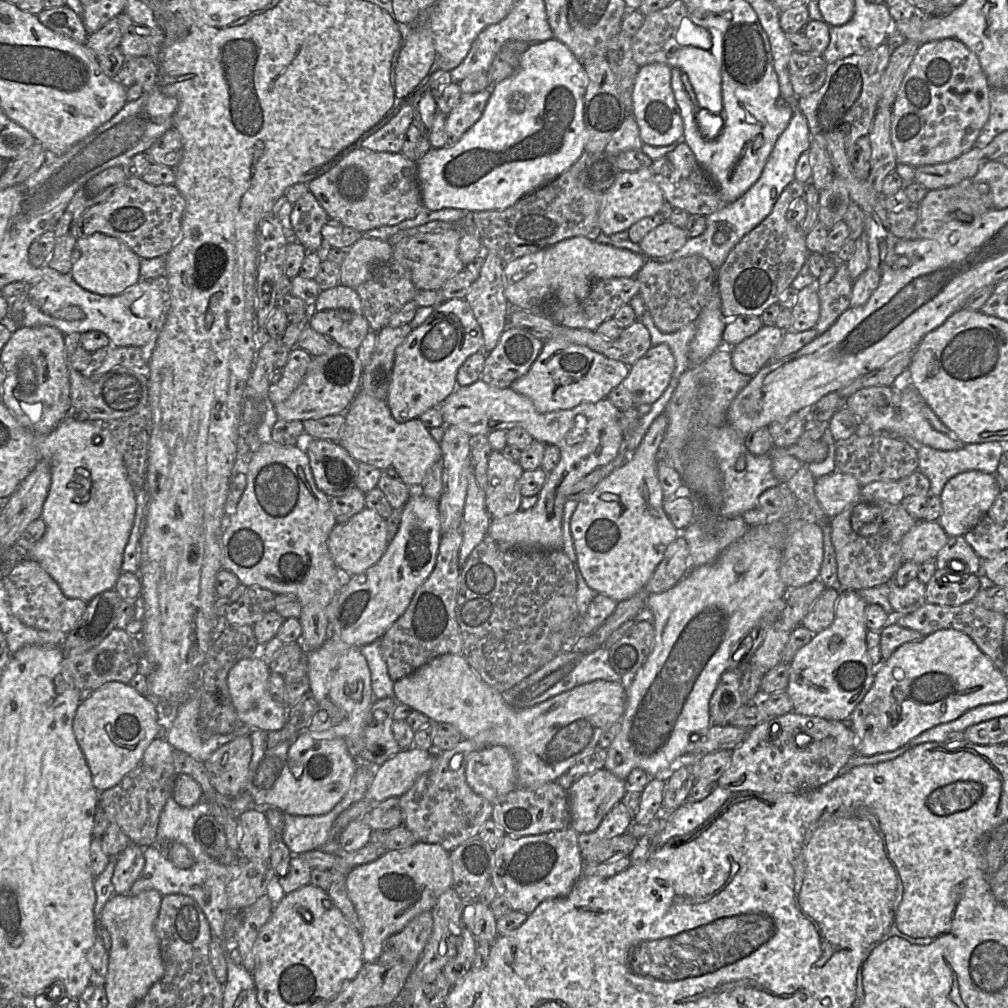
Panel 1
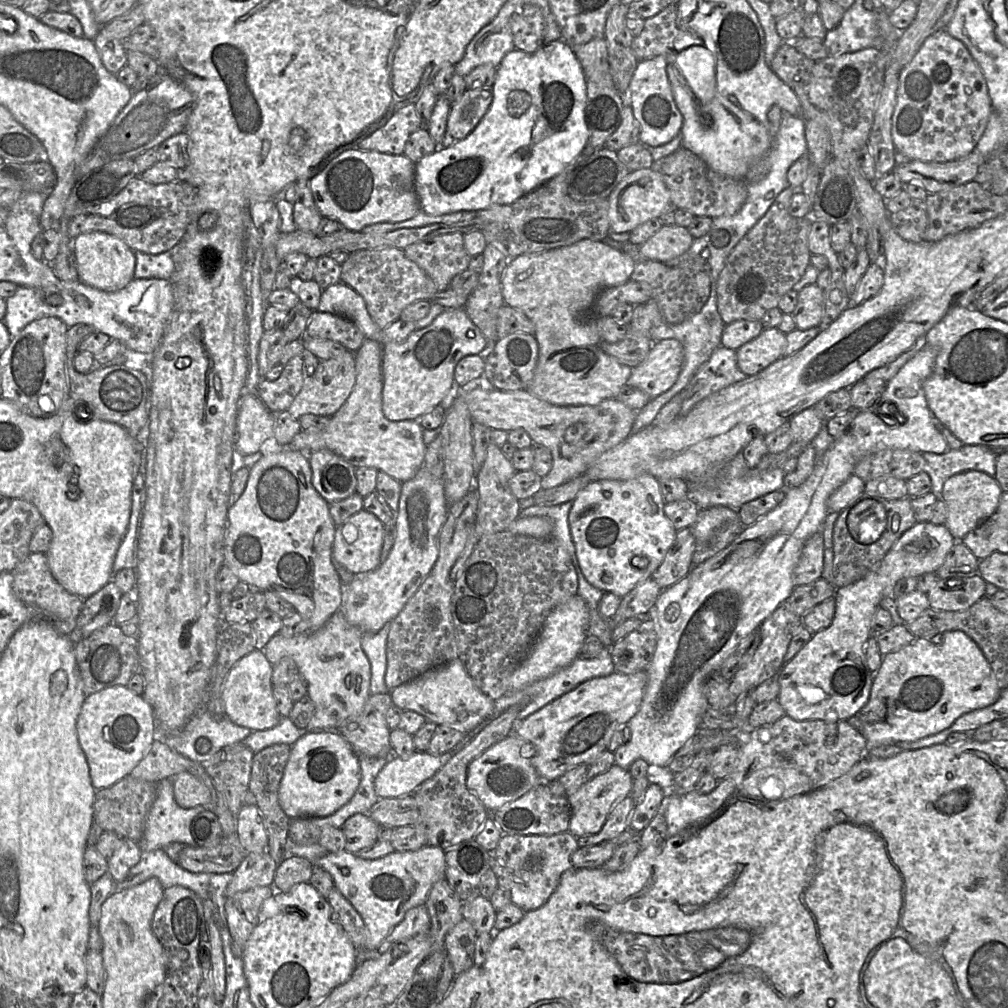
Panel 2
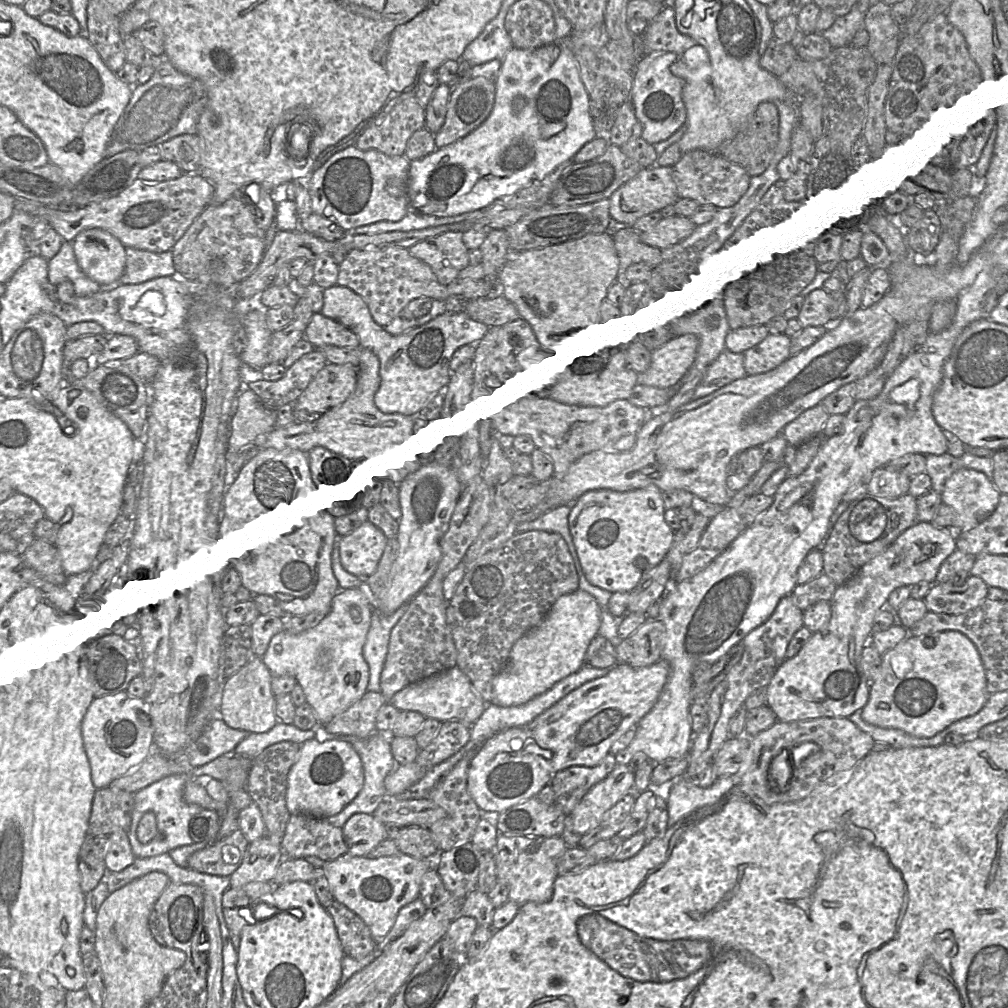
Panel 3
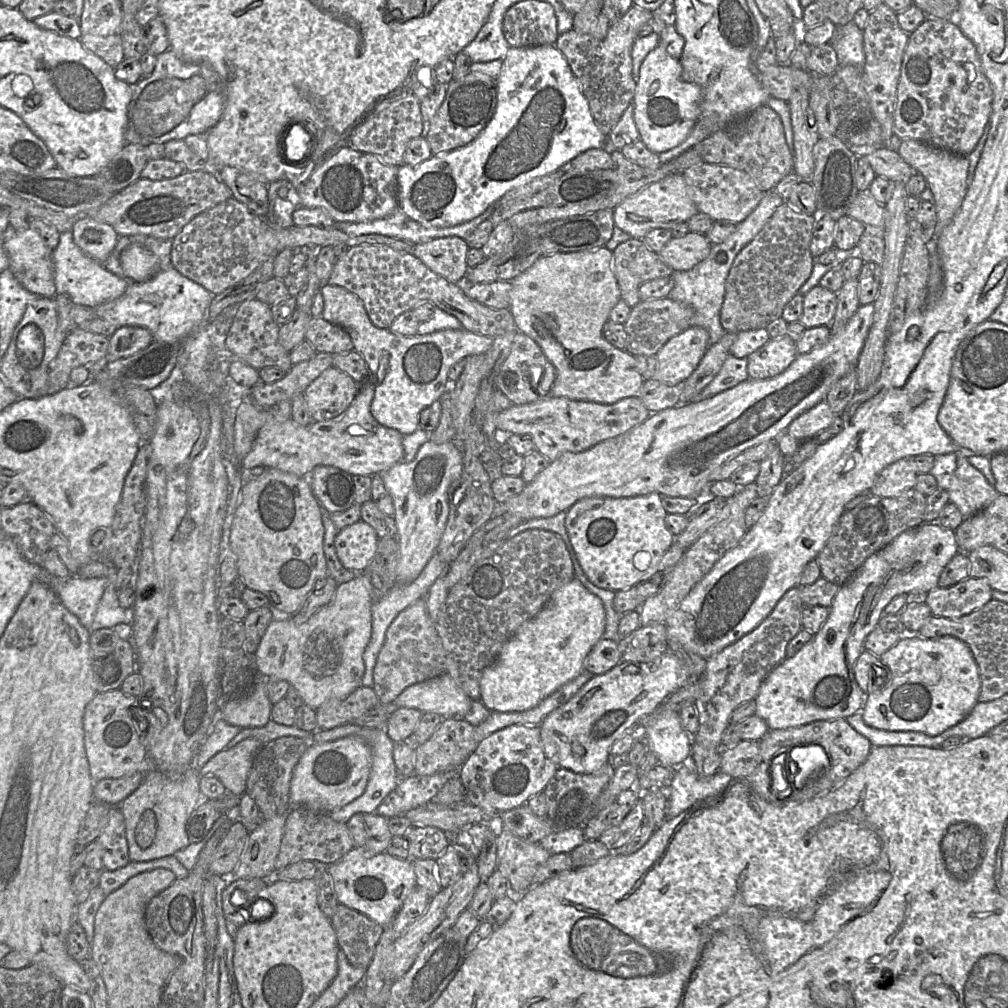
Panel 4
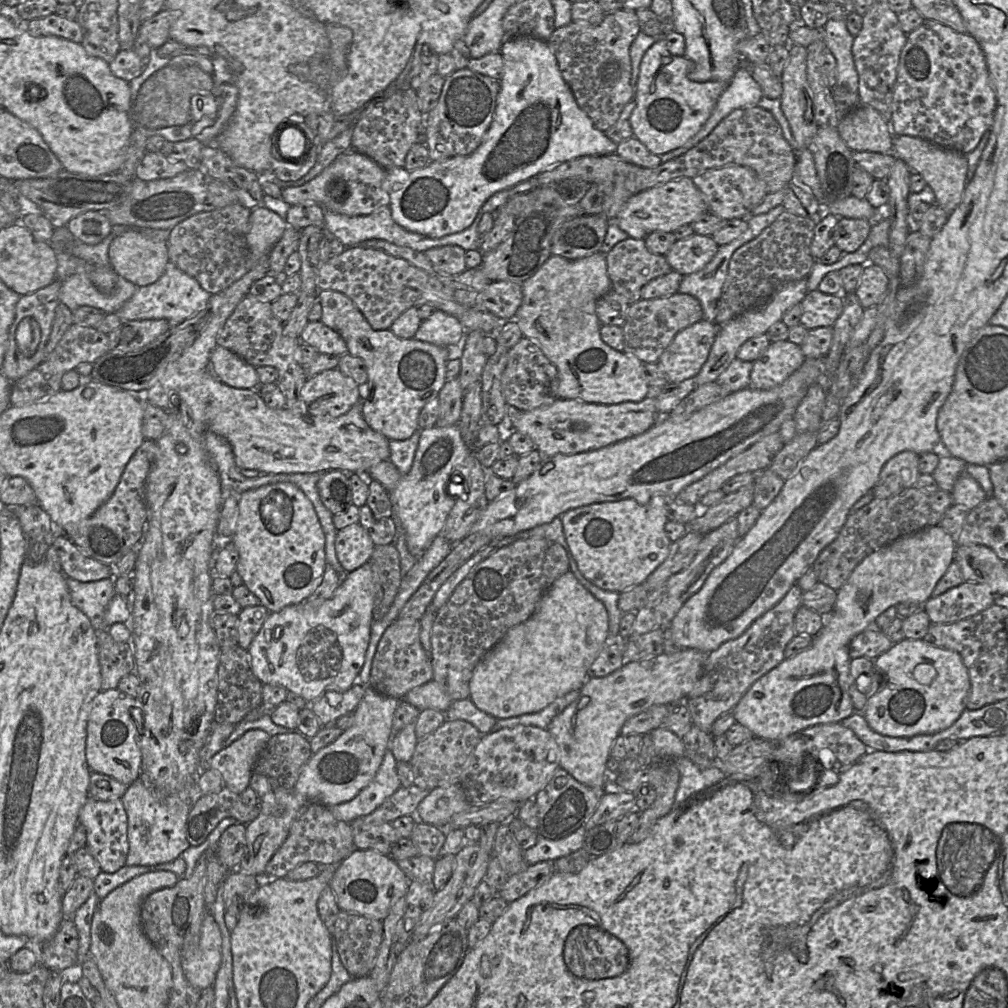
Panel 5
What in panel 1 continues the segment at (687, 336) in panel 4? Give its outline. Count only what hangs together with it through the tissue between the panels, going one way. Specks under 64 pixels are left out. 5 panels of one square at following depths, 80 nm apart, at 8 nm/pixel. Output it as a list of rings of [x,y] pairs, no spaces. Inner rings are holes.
[[[659,344],[630,367],[621,385],[631,393],[636,408],[642,404],[652,405],[670,384],[674,370],[675,358],[670,347]]]

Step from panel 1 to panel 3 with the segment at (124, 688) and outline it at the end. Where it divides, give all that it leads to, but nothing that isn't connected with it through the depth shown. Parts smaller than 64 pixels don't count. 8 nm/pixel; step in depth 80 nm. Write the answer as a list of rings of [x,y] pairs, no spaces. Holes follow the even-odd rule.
[[[126,691],[95,697],[84,714],[81,733],[90,763],[91,779],[96,789],[108,787],[113,780],[135,769],[156,748],[153,744],[152,724],[143,698],[131,696]]]

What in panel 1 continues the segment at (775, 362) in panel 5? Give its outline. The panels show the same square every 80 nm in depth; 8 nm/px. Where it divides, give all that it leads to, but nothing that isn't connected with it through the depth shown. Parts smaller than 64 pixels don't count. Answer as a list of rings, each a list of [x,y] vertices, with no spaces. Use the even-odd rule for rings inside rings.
[[[763,325],[755,334],[733,347],[728,347],[731,350],[734,369],[739,373],[754,376],[772,361],[784,333],[776,325]]]

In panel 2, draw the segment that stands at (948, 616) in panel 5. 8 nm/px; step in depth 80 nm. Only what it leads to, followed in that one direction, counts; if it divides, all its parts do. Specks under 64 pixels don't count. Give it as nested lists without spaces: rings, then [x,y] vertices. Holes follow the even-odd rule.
[[[979,574],[948,580],[937,579],[926,594],[932,609],[962,611],[986,596],[986,582]],[[961,581],[960,585],[954,584]]]

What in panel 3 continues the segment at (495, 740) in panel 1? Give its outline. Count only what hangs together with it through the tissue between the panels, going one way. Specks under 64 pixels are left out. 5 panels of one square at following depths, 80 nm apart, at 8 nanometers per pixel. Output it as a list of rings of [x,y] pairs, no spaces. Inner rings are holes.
[[[666,661],[646,667],[617,663],[602,677],[588,681],[570,692],[526,726],[539,747],[552,753],[553,773],[571,766],[593,767],[608,753],[612,743],[652,709],[669,676]],[[457,666],[407,685],[394,694],[390,703],[399,711],[417,711],[426,718],[440,722],[457,721],[467,726],[472,726],[479,719],[487,705]]]

